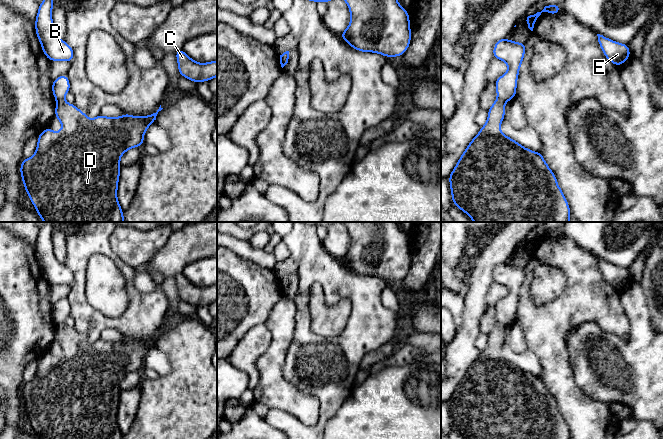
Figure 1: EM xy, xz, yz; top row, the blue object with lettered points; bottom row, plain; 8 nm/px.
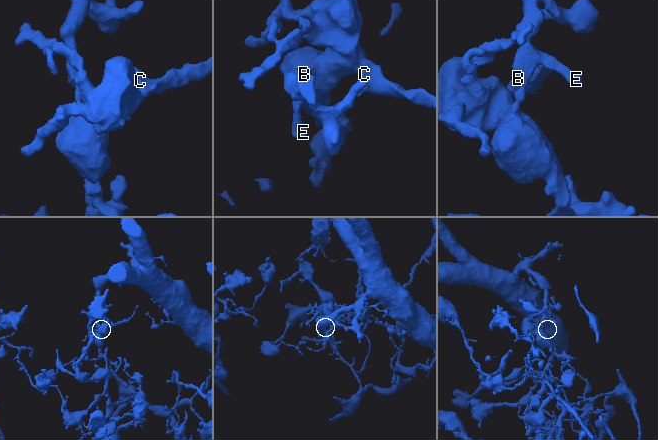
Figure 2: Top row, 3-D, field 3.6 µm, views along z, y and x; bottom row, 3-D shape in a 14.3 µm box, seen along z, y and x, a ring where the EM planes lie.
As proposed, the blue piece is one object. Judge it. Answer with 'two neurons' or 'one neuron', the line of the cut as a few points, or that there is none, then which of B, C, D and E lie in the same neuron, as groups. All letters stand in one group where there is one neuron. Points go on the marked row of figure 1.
two neurons; cut in xy along (63, 99), (57, 101); B E / C D

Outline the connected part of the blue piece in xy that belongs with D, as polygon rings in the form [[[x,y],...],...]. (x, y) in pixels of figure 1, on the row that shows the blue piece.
[[[65,100],[56,102],[55,115],[62,124],[62,130],[55,132],[47,127],[38,135],[38,143],[35,153],[32,157],[23,159],[20,165],[20,173],[22,184],[25,185],[25,192],[28,194],[32,204],[34,205],[39,217],[44,222],[124,222],[124,214],[117,198],[118,180],[120,178],[120,158],[129,149],[133,147],[142,147],[144,134],[147,128],[155,123],[156,116],[163,108],[159,107],[156,113],[148,116],[132,116],[123,113],[121,117],[105,117],[99,114],[96,118],[89,119],[86,114],[79,110],[75,104],[68,104]]]

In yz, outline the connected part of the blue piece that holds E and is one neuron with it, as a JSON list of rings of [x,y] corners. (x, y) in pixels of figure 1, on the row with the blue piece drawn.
[[[597,34],[597,36],[604,56],[617,67],[622,65],[631,56],[627,44],[615,42],[600,34]]]

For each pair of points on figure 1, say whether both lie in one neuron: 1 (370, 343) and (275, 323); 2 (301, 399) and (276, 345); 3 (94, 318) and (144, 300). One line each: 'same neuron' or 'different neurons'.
1: different neurons
2: same neuron
3: same neuron

